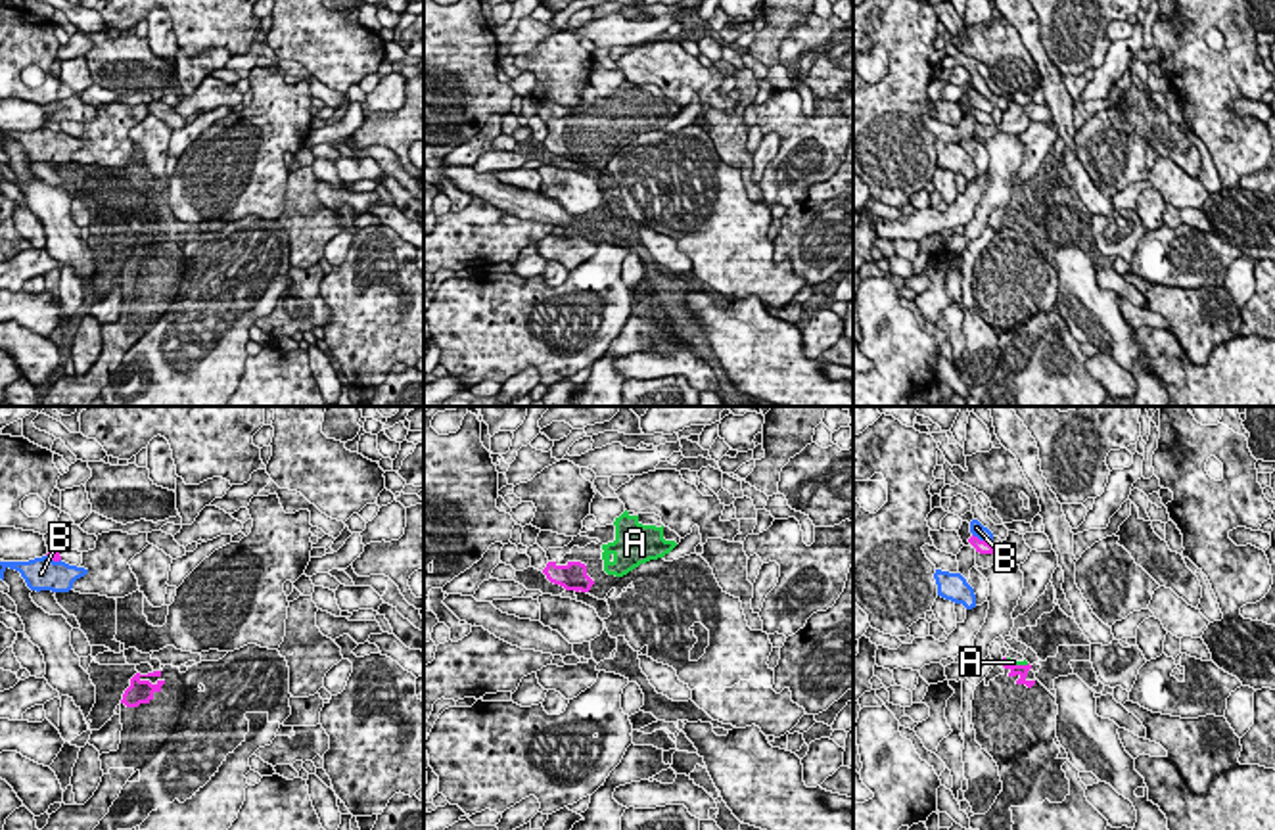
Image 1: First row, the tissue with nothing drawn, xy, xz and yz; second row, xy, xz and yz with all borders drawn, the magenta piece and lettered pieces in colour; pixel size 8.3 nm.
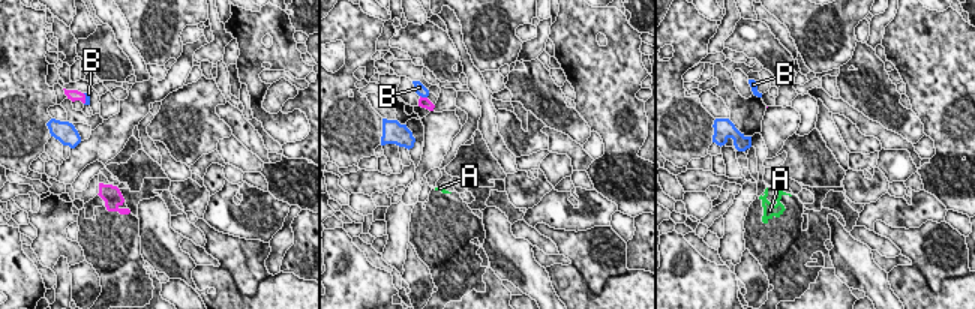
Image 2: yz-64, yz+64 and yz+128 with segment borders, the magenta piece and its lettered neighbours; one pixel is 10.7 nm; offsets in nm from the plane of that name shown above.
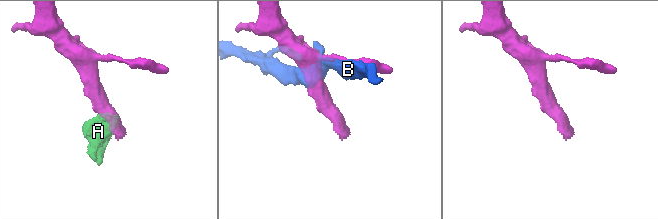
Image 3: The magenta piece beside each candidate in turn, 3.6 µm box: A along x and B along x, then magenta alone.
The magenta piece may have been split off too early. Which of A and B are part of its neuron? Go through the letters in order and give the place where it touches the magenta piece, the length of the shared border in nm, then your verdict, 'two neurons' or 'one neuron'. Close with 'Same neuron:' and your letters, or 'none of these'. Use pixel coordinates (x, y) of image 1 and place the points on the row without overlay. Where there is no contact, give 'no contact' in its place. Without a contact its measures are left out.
A: contact yz (1017, 236); length 220 nm; one neuron
B: contact yz (982, 112); length 180 nm; two neurons
Same neuron: A

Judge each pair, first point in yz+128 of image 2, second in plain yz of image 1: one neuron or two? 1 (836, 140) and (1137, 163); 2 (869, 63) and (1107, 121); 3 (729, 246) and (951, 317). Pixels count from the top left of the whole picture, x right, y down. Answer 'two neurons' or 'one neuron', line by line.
1: two neurons
2: two neurons
3: one neuron

